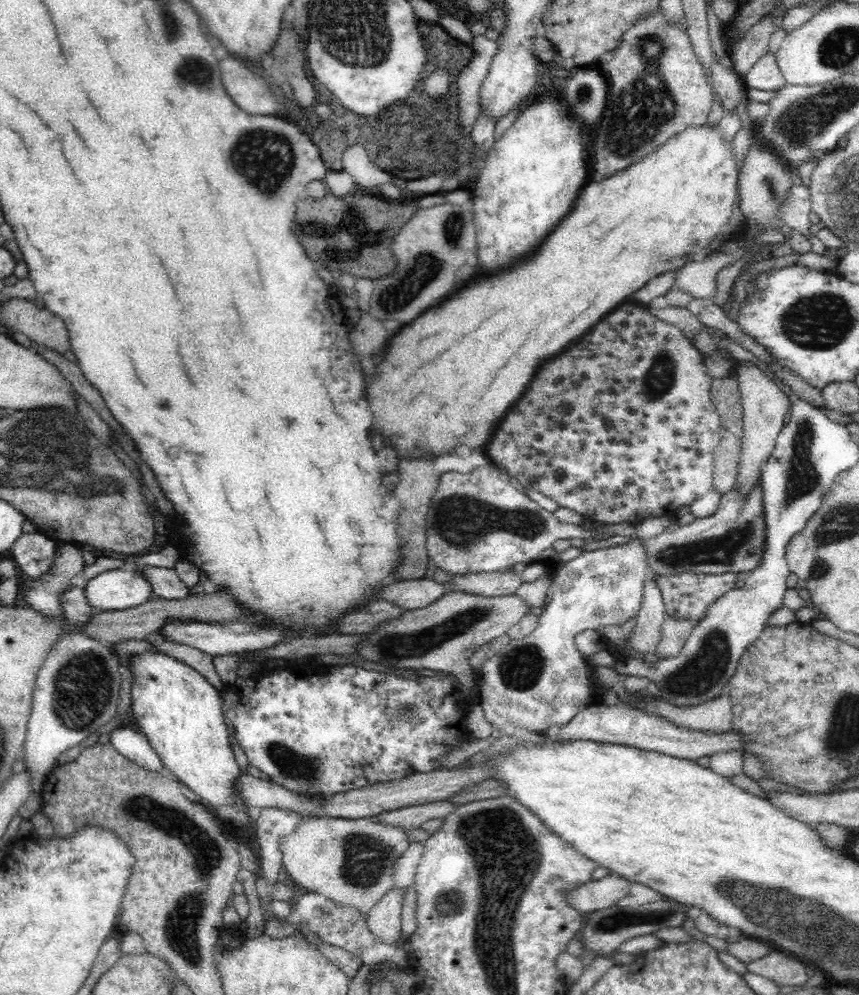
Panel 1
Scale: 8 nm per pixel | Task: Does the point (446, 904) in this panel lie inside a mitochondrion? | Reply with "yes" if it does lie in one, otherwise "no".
yes

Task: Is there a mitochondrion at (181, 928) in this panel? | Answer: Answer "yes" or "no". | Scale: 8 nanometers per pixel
yes

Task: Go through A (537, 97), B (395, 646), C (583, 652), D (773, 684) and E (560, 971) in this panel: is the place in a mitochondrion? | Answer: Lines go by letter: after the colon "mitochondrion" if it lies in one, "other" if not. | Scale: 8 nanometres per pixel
A: other
B: mitochondrion
C: other
D: other
E: other

